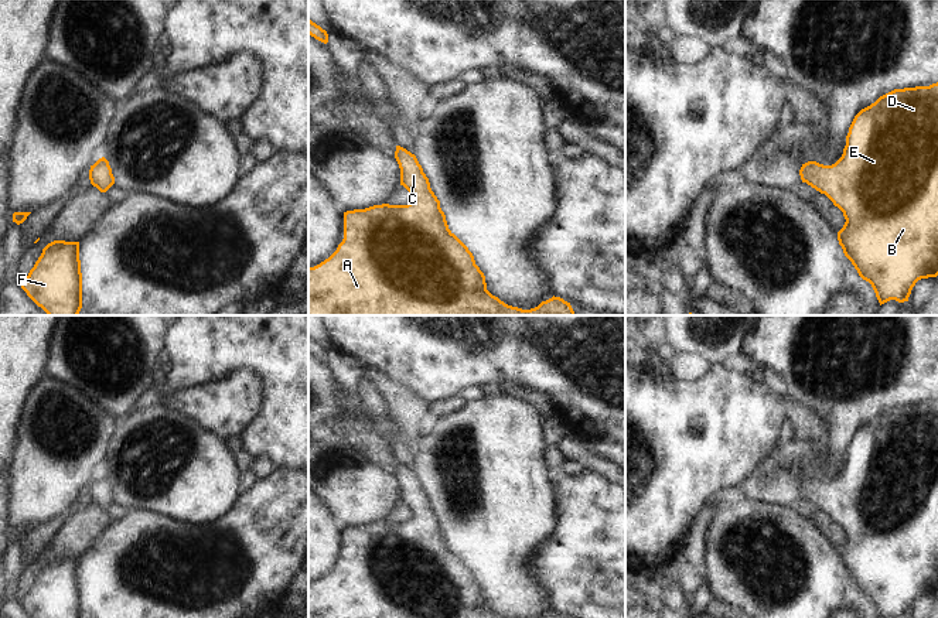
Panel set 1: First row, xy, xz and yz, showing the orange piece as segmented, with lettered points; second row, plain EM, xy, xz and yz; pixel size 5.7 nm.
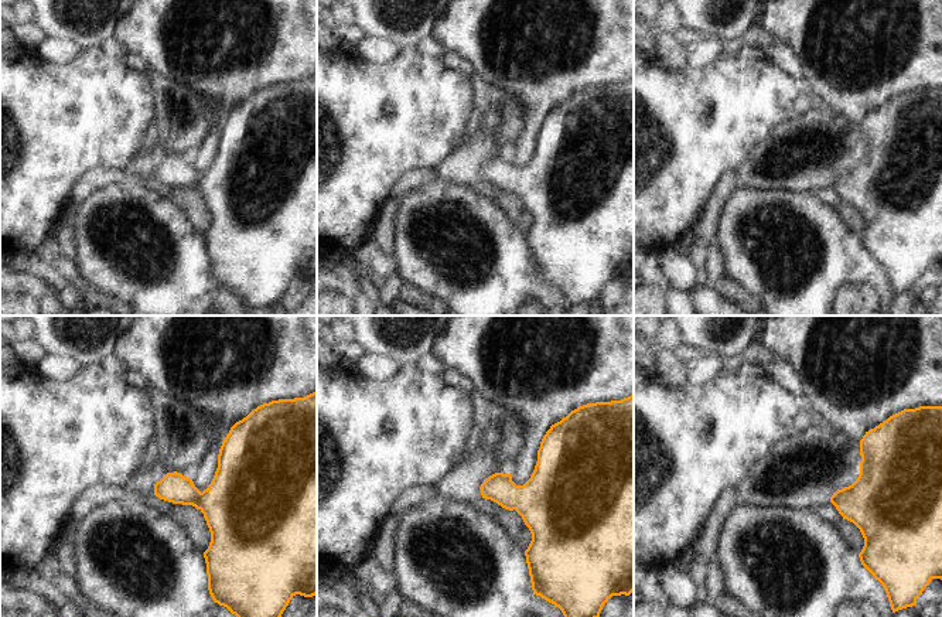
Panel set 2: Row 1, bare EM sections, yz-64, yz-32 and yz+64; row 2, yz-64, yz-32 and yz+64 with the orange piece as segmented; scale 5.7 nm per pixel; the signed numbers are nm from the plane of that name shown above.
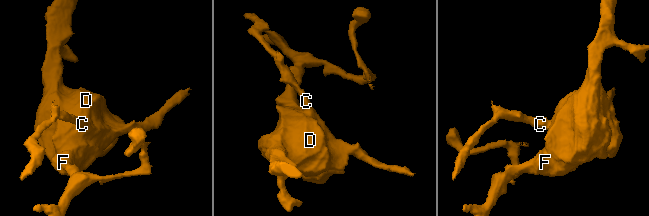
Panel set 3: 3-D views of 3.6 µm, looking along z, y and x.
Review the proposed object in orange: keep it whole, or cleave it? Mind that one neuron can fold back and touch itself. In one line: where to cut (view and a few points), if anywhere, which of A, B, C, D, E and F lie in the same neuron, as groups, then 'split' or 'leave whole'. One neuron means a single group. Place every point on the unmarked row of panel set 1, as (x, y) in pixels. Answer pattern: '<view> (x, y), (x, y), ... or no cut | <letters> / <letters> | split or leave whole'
no cut | A B C D E F | leave whole

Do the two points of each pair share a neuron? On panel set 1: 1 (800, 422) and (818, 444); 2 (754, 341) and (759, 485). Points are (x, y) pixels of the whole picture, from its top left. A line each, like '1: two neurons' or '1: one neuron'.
1: one neuron
2: two neurons

